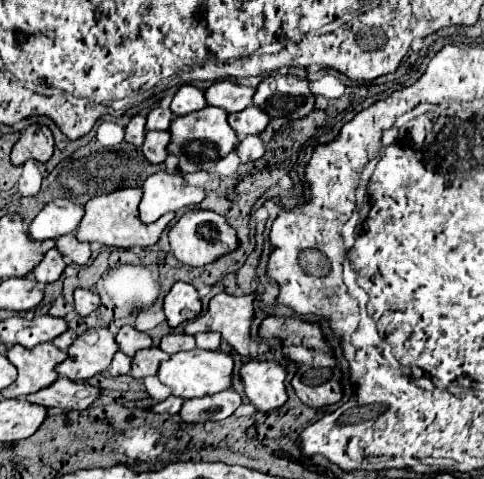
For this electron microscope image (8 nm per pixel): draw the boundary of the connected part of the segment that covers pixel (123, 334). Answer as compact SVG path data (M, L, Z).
M122 326L120 332L116 334L116 342L120 344L120 350L126 354L126 356L134 356L138 350L142 348L150 348L152 346L152 338L144 332L138 332L136 328L132 326Z

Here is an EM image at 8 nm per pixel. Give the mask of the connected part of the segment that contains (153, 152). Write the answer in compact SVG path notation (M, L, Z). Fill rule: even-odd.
M148 132L146 134L146 142L142 146L144 156L152 162L152 164L162 164L168 158L168 140L170 140L170 132Z

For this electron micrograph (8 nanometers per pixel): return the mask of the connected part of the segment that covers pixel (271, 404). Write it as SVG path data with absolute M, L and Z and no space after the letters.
M252 358L242 366L240 374L246 396L256 410L268 412L280 408L288 400L284 386L288 370L280 362Z

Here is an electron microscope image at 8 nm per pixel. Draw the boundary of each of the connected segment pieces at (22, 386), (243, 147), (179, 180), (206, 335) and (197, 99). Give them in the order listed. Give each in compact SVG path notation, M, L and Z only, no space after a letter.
M44 342L32 350L12 346L6 352L6 358L16 366L18 378L2 394L4 398L24 398L50 386L58 378L56 364L66 360L66 352L56 348L52 342Z
M248 136L240 142L236 154L240 156L242 162L252 162L264 156L264 142L258 136Z
M158 172L142 184L144 196L140 202L140 220L144 224L158 220L166 212L176 212L204 200L204 188L190 186L182 174Z
M202 332L202 334L196 334L196 346L198 348L204 348L204 350L218 350L220 348L220 334L218 332Z
M184 84L184 86L180 86L180 90L176 92L176 96L172 98L170 110L172 110L176 116L184 116L184 114L196 112L196 110L202 110L202 108L206 108L206 106L208 106L208 102L204 100L204 92L198 90L196 86Z

